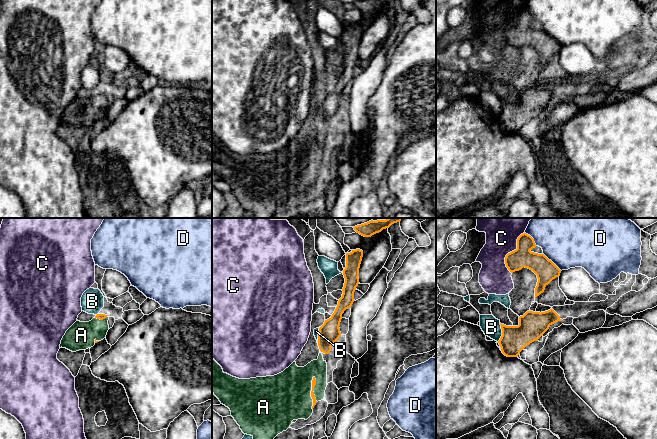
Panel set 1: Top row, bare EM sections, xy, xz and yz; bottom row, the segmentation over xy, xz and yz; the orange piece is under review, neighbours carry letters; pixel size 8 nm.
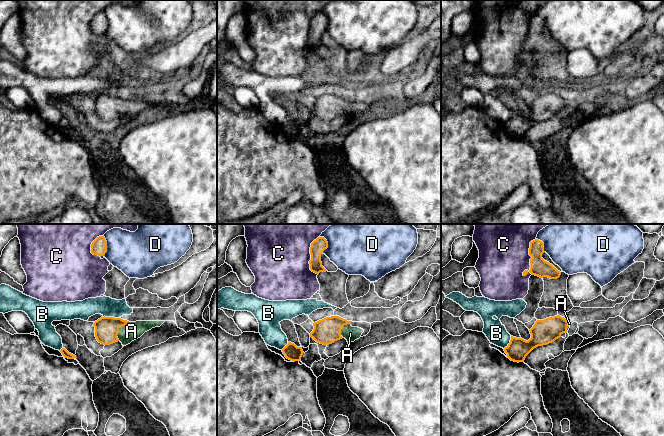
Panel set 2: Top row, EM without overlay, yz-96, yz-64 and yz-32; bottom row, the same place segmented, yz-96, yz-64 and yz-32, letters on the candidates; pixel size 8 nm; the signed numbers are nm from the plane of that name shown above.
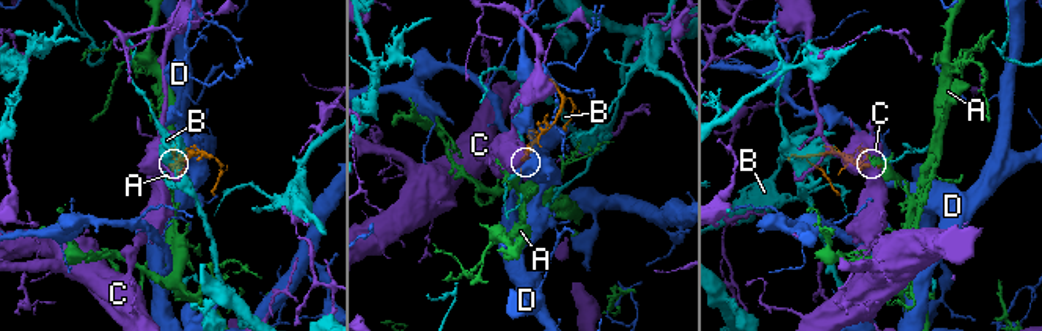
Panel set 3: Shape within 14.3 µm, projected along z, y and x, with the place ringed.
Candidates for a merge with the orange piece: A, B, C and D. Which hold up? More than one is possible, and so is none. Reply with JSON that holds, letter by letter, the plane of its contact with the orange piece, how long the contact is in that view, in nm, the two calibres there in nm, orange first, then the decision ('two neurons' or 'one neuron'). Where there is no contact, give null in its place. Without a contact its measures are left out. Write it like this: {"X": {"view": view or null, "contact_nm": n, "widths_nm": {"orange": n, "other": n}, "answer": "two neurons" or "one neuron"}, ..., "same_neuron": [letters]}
{"A": {"view": "xz", "contact_nm": 280, "widths_nm": {"orange": 30, "other": 400}, "answer": "one neuron"}, "B": {"view": "yz", "contact_nm": 150, "widths_nm": {"orange": 220, "other": 150}, "answer": "two neurons"}, "C": {"view": "yz", "contact_nm": 360, "widths_nm": {"orange": 160, "other": 260}, "answer": "two neurons"}, "D": {"view": "yz", "contact_nm": 200, "widths_nm": {"orange": 170, "other": 360}, "answer": "two neurons"}, "same_neuron": ["A"]}

